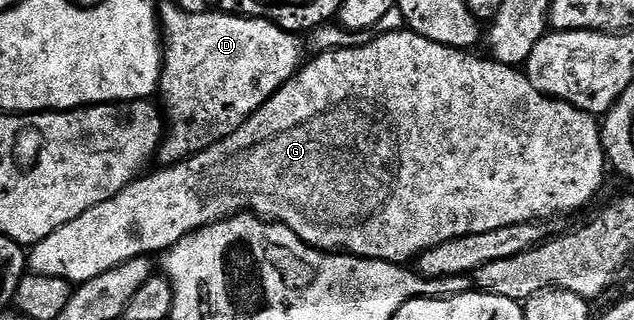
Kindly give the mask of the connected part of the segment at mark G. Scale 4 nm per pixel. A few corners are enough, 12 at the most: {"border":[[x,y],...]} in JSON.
{"border":[[408,30],[28,249],[249,213],[404,265],[596,198],[598,117]]}

